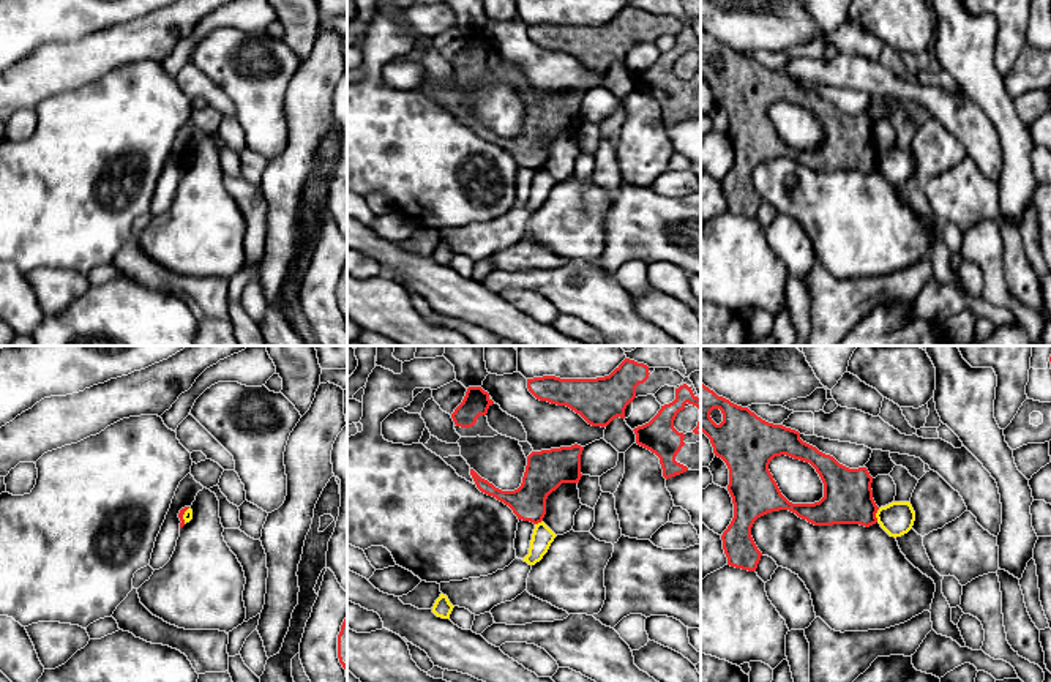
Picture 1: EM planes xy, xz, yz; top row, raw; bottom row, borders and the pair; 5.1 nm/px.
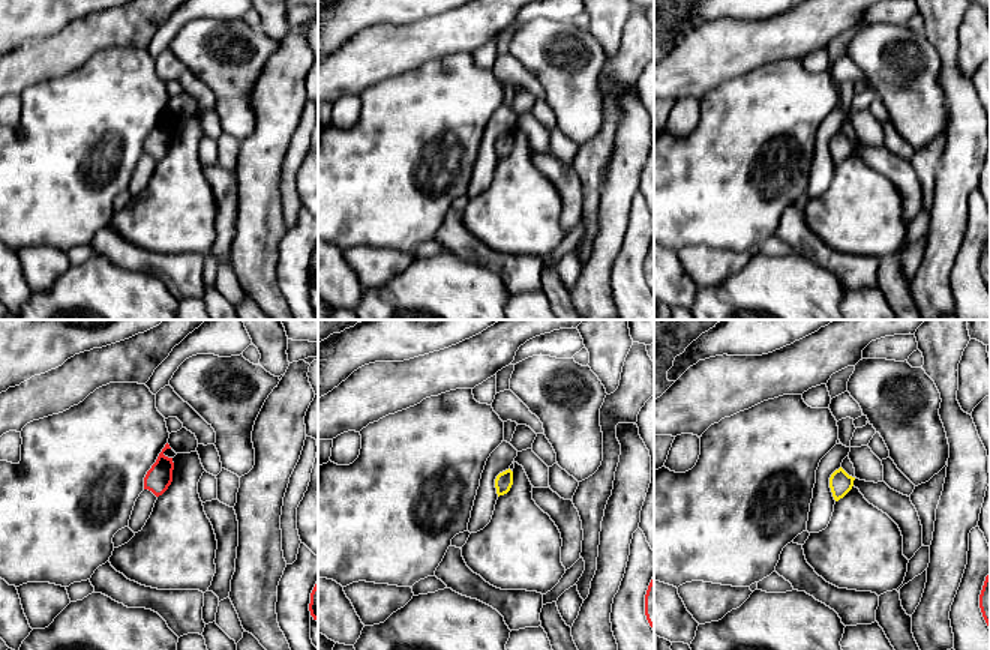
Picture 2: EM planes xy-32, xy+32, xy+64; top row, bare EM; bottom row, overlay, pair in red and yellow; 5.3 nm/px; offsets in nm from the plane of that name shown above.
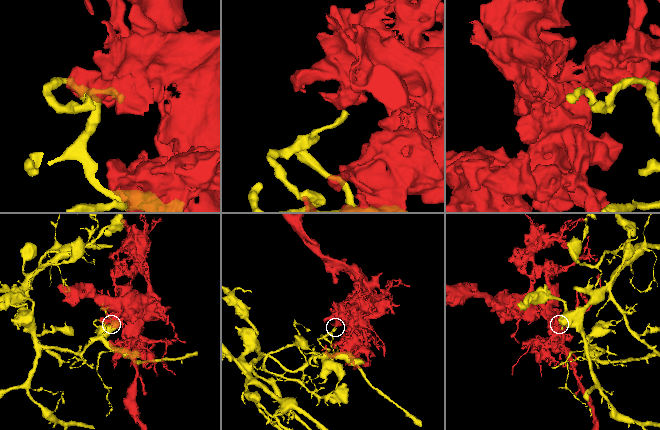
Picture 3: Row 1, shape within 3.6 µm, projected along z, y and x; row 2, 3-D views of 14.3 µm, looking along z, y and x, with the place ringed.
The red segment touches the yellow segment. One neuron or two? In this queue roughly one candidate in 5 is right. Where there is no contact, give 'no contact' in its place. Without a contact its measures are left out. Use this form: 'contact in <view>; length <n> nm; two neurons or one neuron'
contact in yz; length 70 nm; two neurons

